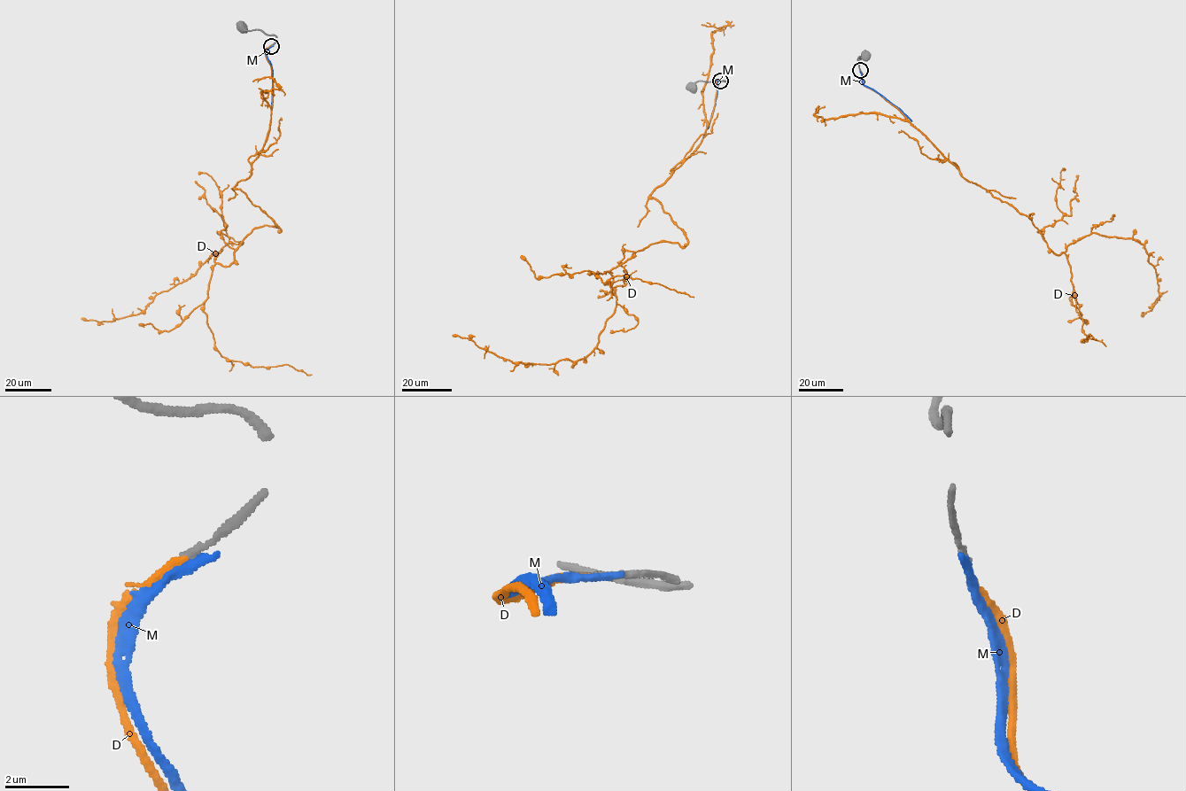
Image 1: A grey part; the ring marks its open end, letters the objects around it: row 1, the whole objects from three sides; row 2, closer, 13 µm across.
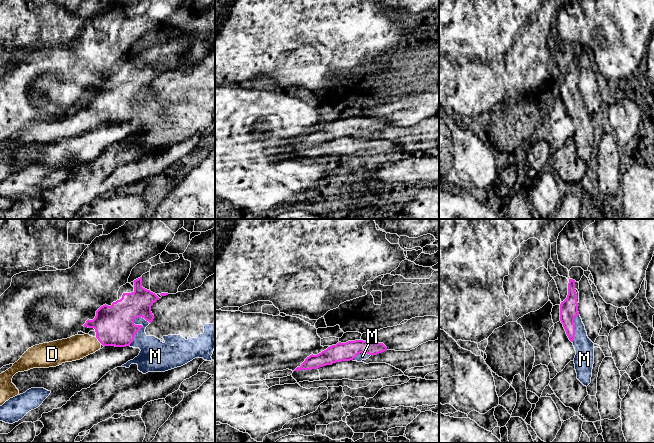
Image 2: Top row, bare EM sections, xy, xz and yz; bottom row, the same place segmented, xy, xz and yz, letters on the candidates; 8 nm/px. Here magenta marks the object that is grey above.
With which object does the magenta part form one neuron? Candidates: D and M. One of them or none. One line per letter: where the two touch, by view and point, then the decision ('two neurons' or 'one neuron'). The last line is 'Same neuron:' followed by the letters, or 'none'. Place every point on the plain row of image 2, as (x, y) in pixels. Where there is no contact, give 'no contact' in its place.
D: xy (98, 116) | one neuron
M: xy (142, 102) | two neurons
Same neuron: D

